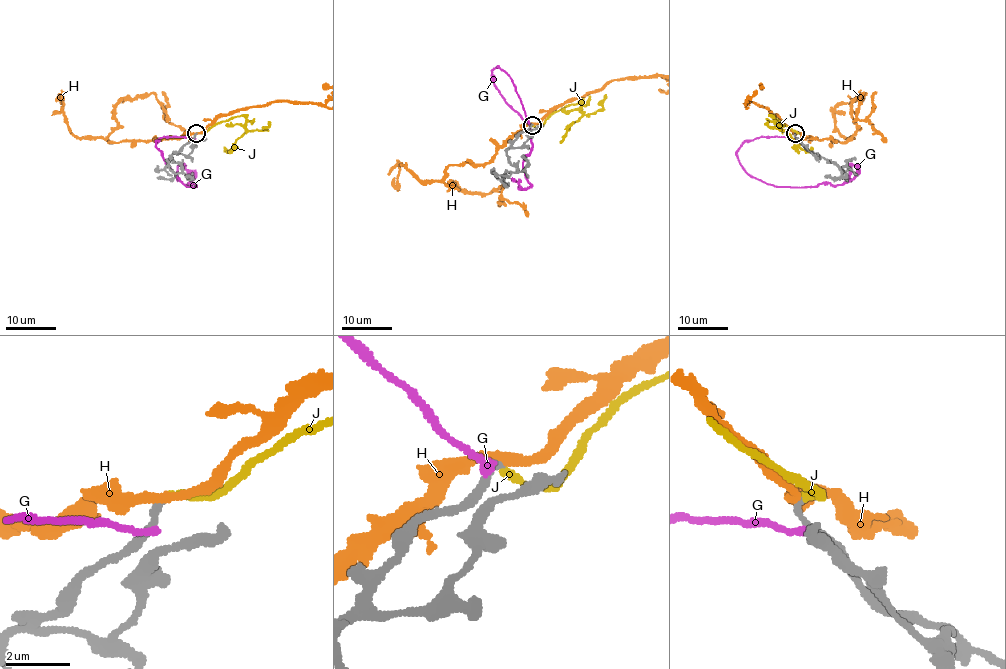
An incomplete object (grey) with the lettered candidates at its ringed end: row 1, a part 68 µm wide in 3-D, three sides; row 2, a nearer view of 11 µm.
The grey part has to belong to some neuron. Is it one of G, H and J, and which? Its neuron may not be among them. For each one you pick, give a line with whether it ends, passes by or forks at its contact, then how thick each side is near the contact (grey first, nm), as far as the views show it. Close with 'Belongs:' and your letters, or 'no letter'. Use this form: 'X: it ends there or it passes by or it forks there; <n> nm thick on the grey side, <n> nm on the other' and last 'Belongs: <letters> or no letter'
J: it ends there; 190 nm thick on the grey side, 200 nm on the other
Belongs: J

